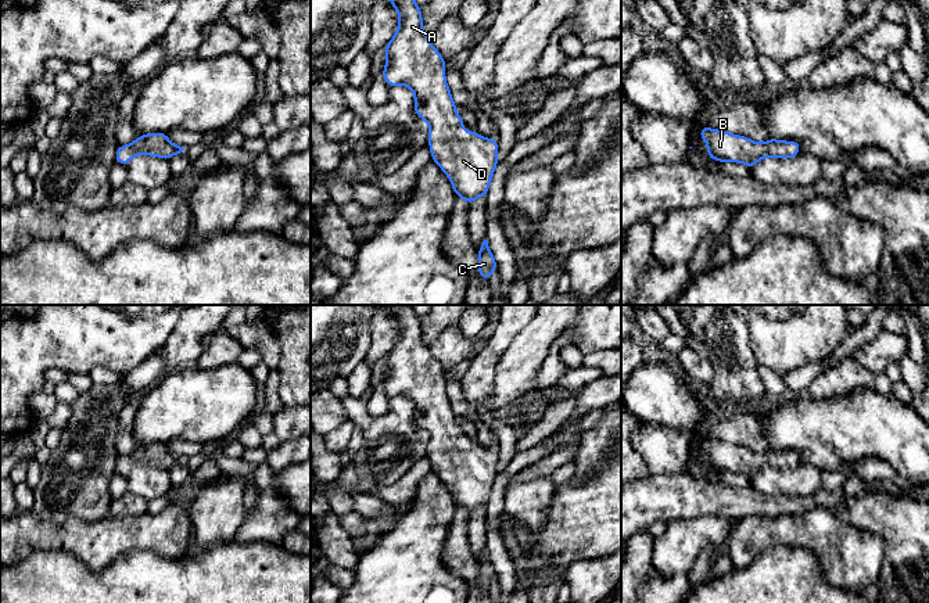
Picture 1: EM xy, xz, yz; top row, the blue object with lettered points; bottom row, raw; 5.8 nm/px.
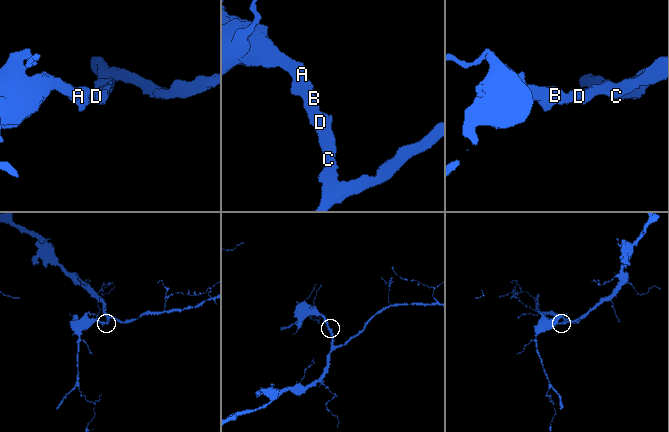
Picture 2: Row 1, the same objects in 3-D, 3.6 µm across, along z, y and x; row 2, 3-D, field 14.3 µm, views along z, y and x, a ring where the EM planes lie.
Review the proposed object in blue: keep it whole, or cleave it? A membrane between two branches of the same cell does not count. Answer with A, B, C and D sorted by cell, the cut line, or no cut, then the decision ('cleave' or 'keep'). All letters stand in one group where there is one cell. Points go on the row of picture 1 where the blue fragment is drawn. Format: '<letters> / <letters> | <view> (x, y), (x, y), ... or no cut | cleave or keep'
A B C D | no cut | keep

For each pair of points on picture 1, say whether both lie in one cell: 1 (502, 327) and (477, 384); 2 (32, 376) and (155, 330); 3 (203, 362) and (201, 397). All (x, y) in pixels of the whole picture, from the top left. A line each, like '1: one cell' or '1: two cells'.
1: one cell
2: one cell
3: two cells

